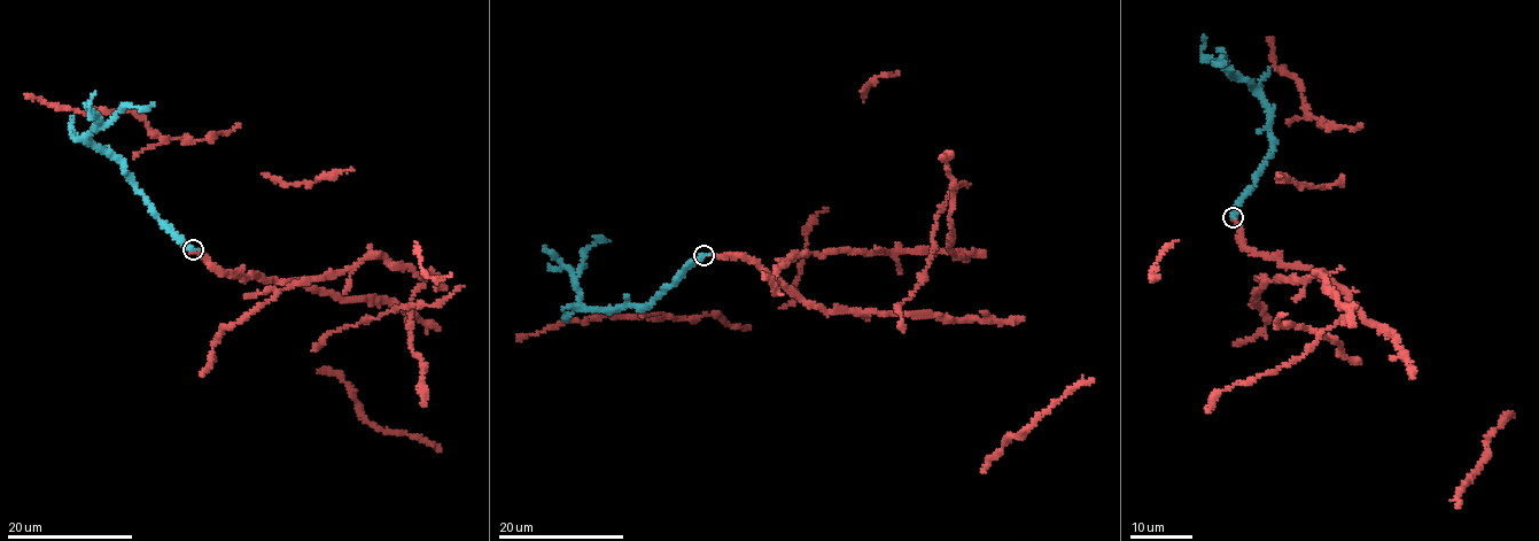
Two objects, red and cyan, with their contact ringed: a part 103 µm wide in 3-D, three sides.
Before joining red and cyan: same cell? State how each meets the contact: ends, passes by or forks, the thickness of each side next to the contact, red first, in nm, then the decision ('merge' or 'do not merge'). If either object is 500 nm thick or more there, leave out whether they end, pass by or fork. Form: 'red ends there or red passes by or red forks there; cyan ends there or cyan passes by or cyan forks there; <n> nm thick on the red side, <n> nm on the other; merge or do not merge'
300 nm thick on the red side, 550 nm on the other; merge

